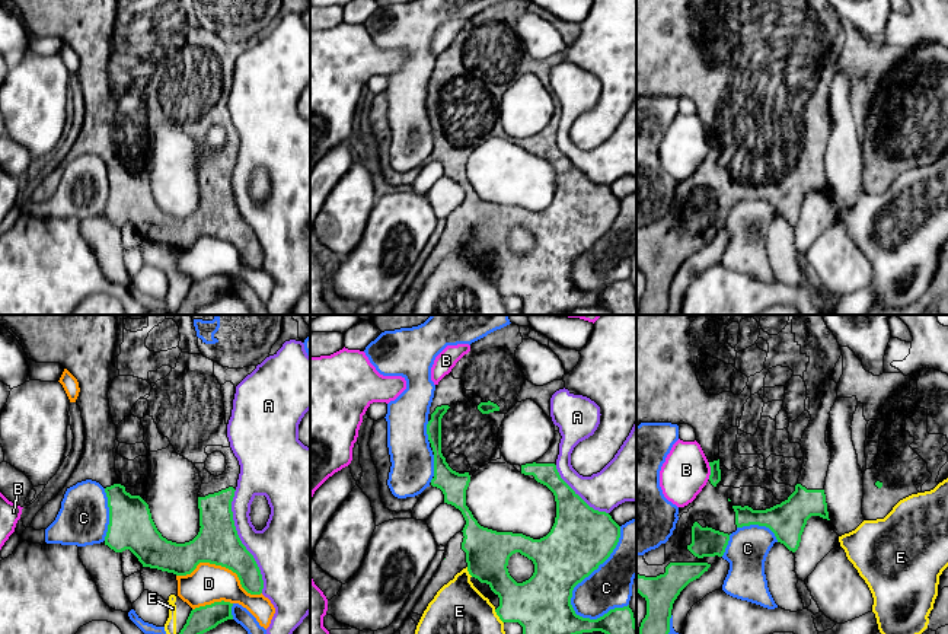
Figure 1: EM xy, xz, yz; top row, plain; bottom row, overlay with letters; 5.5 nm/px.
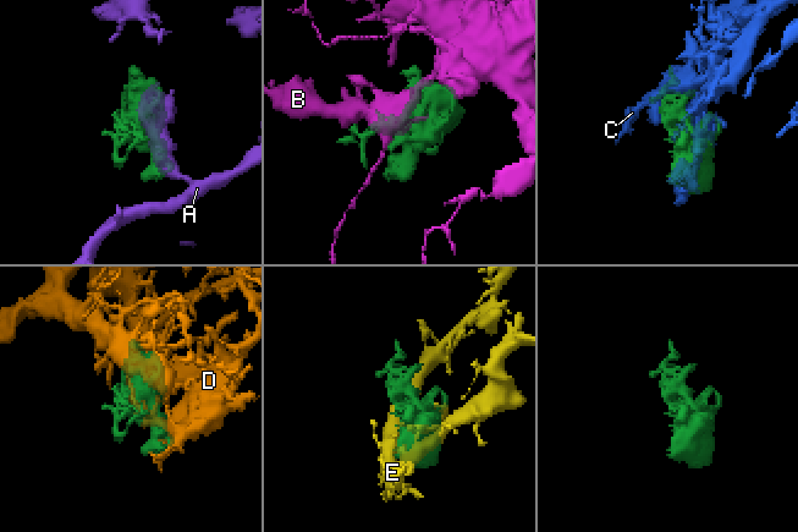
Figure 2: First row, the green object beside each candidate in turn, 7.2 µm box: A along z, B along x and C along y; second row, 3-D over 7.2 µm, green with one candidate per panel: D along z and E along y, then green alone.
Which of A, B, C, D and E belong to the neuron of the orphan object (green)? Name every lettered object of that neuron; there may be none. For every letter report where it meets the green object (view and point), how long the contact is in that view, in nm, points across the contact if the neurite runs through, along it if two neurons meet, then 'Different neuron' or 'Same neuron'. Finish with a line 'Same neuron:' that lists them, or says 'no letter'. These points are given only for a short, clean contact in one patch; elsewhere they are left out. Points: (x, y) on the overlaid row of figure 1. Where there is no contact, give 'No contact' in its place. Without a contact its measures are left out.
A: Touches green at xy (241, 541). Shared border 600 nm. Different neuron
B: Touches green at yz (711, 471). Shared border 100 nm. Boundary: yz (708, 462), (709, 478). Different neuron
C: Touches green at xz (590, 573). Shared border 550 nm. Different neuron
D: Touches green at xy (222, 566). Shared border 480 nm. Different neuron
E: Touches green at xz (498, 615). Shared border 90 nm. Different neuron
Same neuron: no letter

